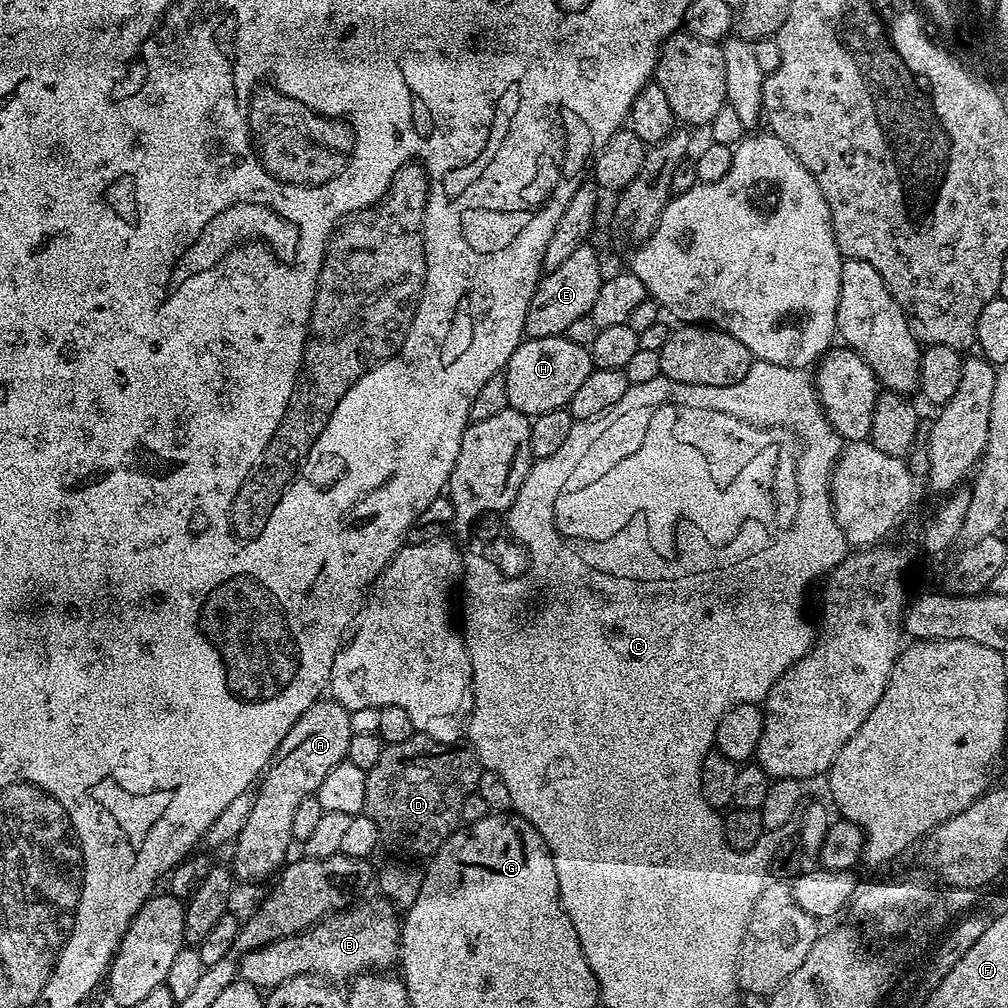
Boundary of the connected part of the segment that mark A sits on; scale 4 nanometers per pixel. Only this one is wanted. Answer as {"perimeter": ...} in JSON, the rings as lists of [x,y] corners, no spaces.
{"perimeter":[[[331,698],[316,700],[310,710],[290,726],[290,734],[282,738],[255,789],[254,810],[250,810],[242,834],[234,841],[236,853],[232,856],[230,871],[237,881],[272,878],[283,869],[289,859],[288,847],[294,844],[290,825],[297,807],[302,798],[315,796],[318,786],[322,786],[322,778],[326,778],[338,762],[347,760],[351,737],[350,712]]]}

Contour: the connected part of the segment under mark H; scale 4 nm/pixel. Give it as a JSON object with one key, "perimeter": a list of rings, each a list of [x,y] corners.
{"perimeter":[[[567,335],[550,338],[525,338],[518,350],[510,354],[510,362],[503,371],[506,378],[508,407],[526,417],[541,416],[550,410],[567,408],[578,386],[592,373],[591,351],[568,340]]]}

